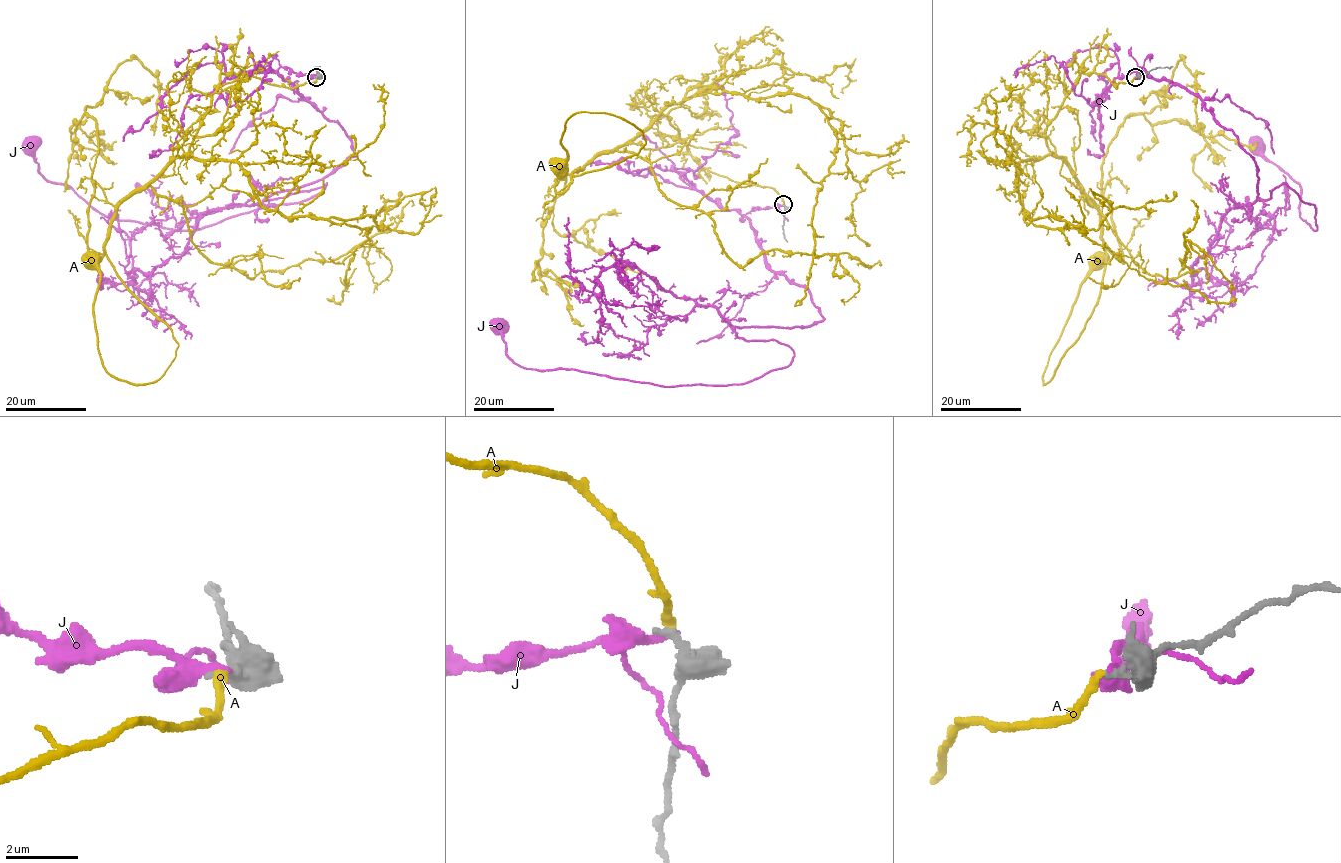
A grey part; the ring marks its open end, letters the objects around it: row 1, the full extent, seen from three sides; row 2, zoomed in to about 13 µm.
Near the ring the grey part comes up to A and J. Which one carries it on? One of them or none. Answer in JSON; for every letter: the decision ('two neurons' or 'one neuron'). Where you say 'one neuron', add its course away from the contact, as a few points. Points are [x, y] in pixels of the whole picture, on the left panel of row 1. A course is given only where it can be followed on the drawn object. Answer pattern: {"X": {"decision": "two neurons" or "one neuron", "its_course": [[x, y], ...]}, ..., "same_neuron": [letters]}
{"A": {"decision": "one neuron", "its_course": [[316, 76], [222, 72], [190, 149], [116, 209], [108, 261], [178, 344], [153, 382], [103, 366], [91, 260]]}, "J": {"decision": "two neurons"}, "same_neuron": ["A"]}

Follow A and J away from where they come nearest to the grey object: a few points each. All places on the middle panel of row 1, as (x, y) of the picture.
A: (784, 205), (772, 188), (705, 169), (660, 115), (576, 176), (645, 143), (620, 117), (576, 112), (559, 165)
J: (784, 205), (746, 216), (823, 318), (735, 330), (787, 344), (787, 367), (665, 387), (537, 370), (500, 325)

